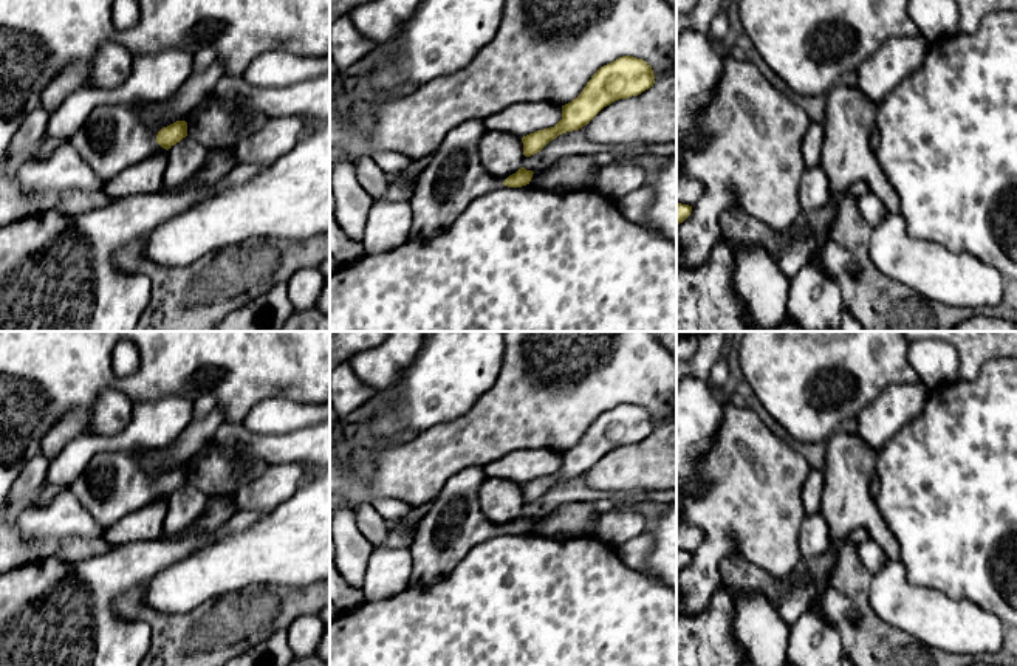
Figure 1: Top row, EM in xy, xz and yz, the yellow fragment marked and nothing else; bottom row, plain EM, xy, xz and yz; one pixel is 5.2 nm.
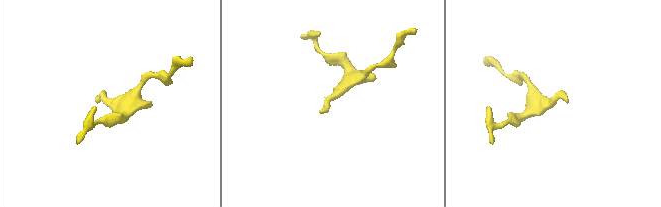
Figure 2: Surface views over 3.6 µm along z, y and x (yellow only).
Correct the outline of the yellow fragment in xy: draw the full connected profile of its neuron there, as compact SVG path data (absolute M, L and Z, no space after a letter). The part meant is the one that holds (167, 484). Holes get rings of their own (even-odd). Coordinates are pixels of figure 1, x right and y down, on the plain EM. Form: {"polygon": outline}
{"polygon": "M102 451L67 489L107 530L147 505L156 491L169 497L186 483L186 468L176 468L155 480L132 452Z"}

